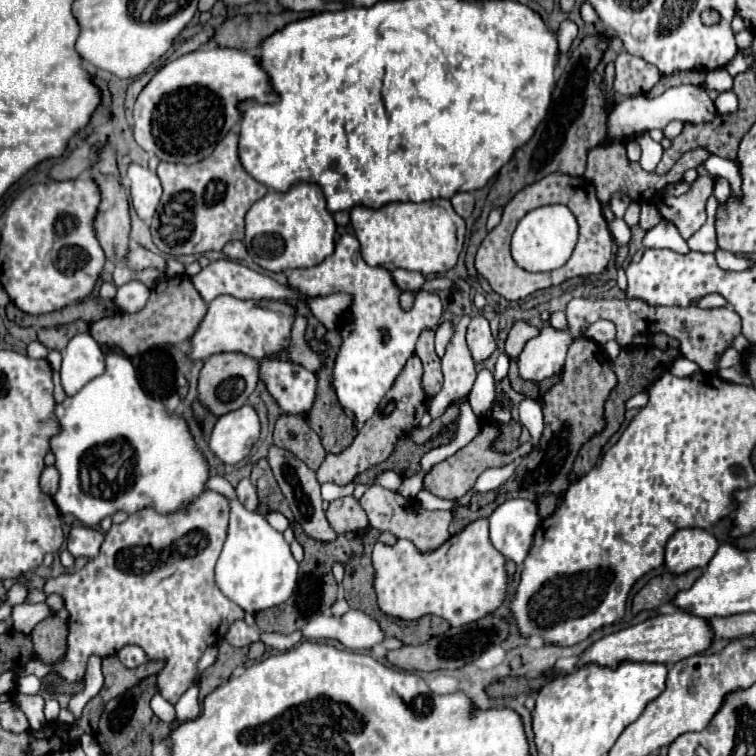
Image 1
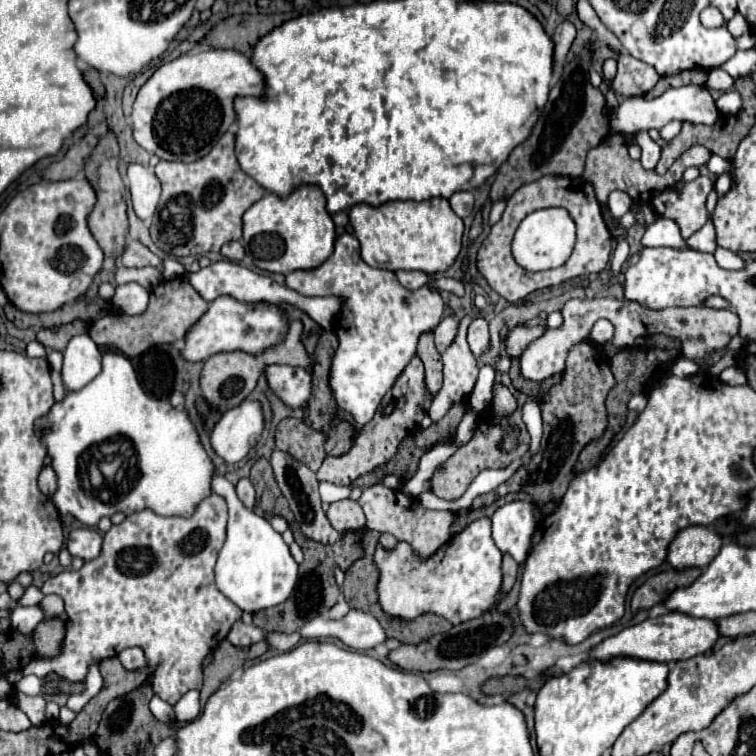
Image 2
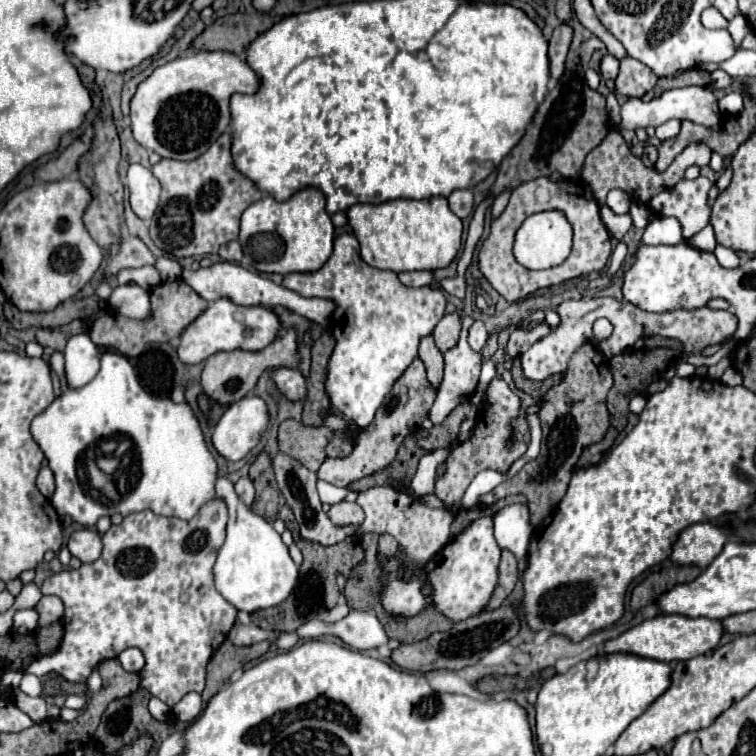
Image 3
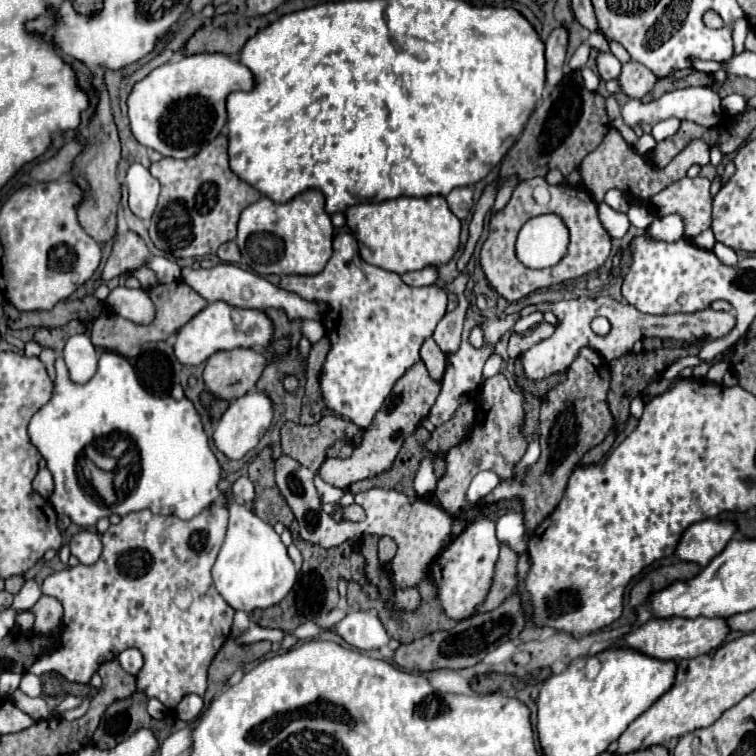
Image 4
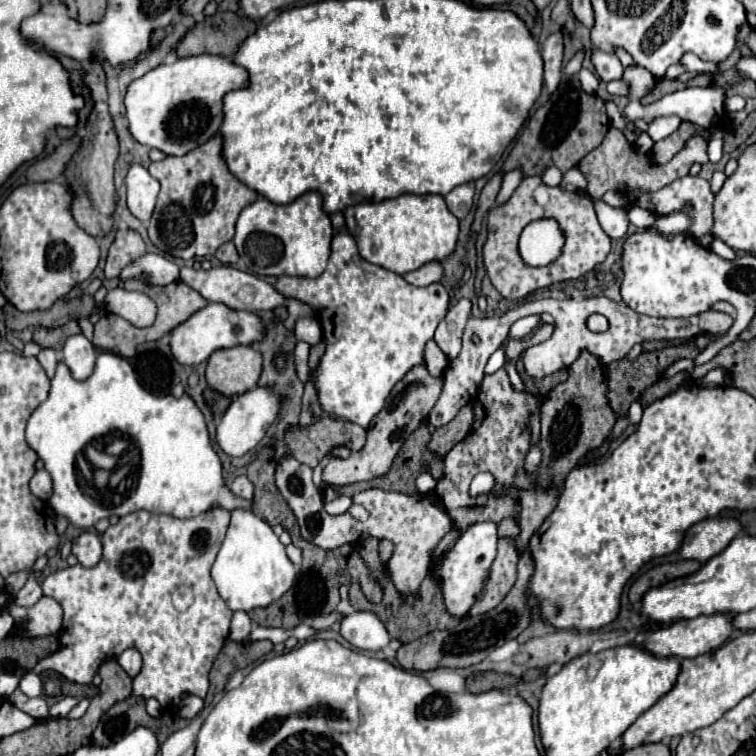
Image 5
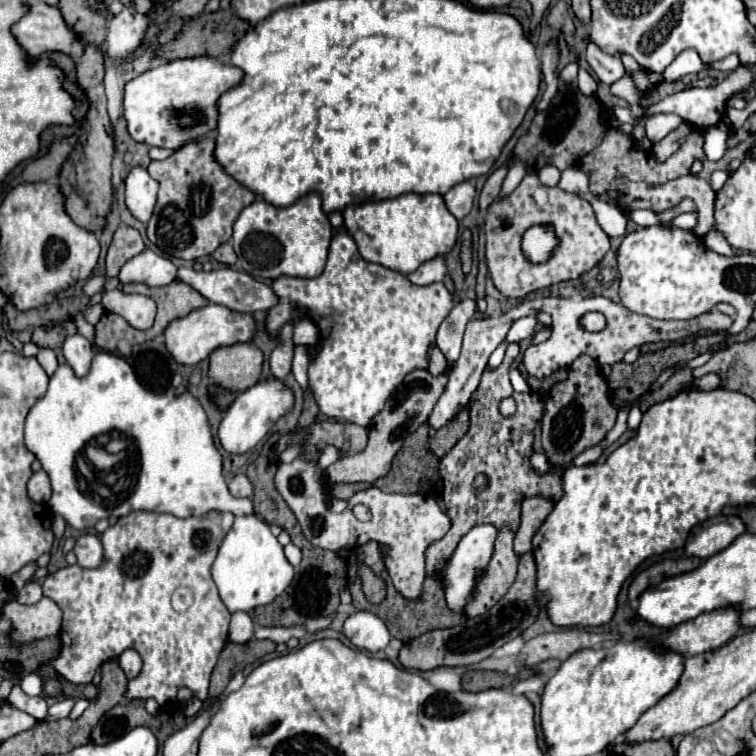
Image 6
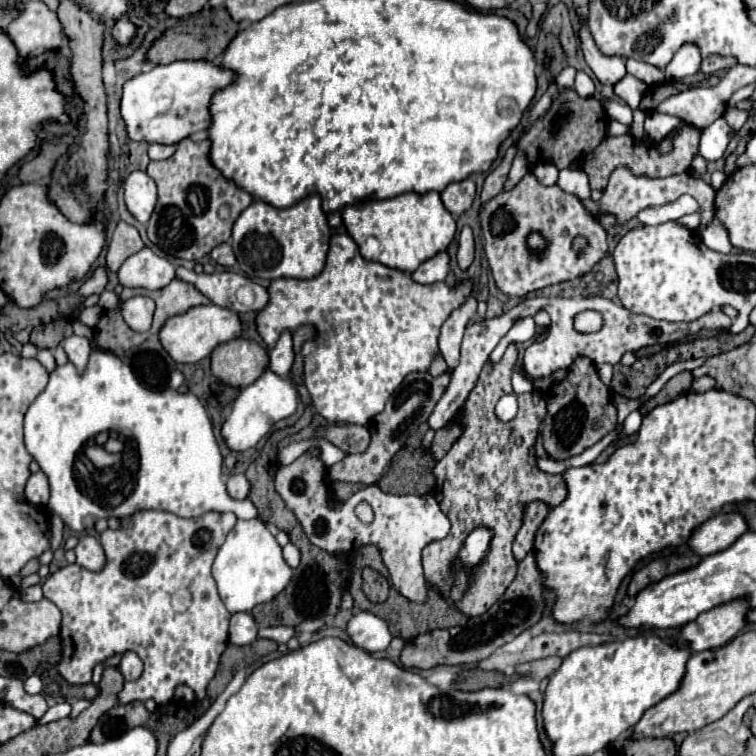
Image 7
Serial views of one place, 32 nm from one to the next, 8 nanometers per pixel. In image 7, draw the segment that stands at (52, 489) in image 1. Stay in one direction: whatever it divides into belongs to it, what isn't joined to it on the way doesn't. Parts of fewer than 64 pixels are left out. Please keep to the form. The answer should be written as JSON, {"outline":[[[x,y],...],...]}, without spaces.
{"outline":[[[36,472],[28,478],[26,488],[24,488],[24,496],[34,506],[46,506],[48,504],[50,488],[48,488],[48,478],[44,472]]]}

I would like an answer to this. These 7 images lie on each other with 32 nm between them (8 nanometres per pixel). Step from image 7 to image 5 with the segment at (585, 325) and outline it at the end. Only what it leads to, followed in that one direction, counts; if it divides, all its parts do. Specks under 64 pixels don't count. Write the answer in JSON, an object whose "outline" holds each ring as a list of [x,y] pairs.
{"outline":[[[592,314],[592,316],[588,316],[586,324],[588,324],[588,328],[590,328],[592,332],[604,332],[604,330],[608,328],[608,320],[606,320],[604,316],[600,316],[600,314]]]}

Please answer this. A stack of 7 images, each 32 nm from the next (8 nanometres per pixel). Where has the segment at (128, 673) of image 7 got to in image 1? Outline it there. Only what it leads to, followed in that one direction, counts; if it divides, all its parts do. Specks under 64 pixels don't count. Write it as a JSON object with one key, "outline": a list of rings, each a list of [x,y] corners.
{"outline":[[[124,646],[120,652],[118,652],[118,658],[120,662],[126,666],[126,668],[136,668],[144,662],[148,662],[144,650],[140,646]]]}

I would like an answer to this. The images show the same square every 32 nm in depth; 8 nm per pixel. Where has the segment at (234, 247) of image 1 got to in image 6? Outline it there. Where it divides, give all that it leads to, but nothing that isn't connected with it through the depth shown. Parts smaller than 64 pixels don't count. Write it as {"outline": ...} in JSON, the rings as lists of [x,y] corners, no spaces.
{"outline":[[[230,242],[220,244],[220,248],[216,248],[216,252],[212,254],[212,258],[218,260],[220,264],[224,264],[224,266],[232,266],[232,264],[236,262],[236,254],[234,254],[232,244],[230,244]]]}

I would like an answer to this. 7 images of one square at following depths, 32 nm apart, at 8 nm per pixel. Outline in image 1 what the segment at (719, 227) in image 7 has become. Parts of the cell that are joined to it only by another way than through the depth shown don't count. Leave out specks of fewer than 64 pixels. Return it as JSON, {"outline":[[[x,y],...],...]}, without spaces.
{"outline":[[[718,248],[718,250],[714,252],[714,256],[716,256],[718,266],[724,268],[724,270],[746,270],[746,268],[750,266],[750,262],[748,262],[746,258],[742,258],[742,256],[734,256],[732,252],[722,250],[722,248]]]}

